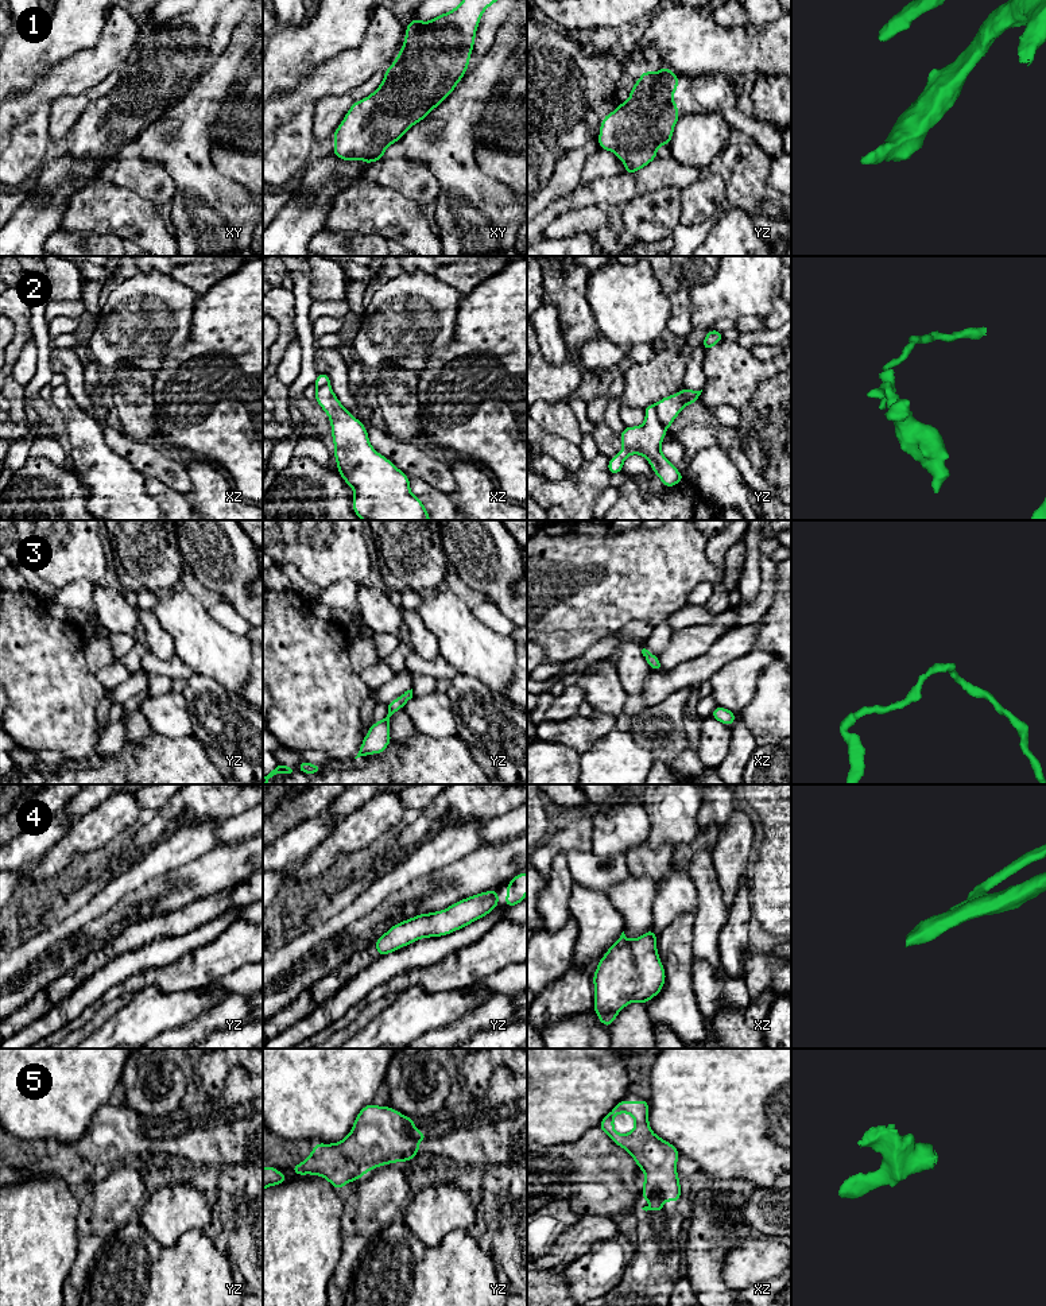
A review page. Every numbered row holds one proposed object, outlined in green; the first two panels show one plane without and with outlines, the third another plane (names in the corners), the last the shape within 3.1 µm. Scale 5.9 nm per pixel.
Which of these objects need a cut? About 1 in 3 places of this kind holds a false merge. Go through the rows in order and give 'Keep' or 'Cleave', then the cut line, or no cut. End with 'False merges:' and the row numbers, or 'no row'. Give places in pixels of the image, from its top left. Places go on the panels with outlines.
1: Keep. No split
2: Cleave. Split along yz (655, 405), (658, 421), (665, 429)
3: Keep. No split
4: Keep. No split
5: Keep. No split
False merges: 2

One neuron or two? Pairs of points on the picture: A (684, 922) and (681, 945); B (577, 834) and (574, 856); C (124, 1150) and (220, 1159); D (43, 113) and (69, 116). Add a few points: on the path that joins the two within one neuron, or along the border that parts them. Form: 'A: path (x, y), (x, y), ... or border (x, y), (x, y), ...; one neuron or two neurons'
A: path (682, 927), (681, 940); one neuron
B: border (591, 849), (570, 849), (565, 853); two neurons
C: path (148, 1136), (196, 1138); one neuron
D: border (51, 103), (49, 113), (50, 140); two neurons

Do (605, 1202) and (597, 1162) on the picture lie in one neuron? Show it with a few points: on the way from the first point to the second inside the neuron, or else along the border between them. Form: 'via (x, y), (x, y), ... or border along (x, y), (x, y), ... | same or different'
via (605, 1193), (605, 1184), (597, 1175), (597, 1171) | same

